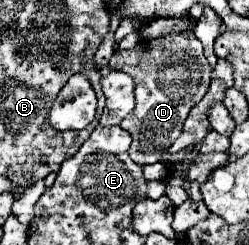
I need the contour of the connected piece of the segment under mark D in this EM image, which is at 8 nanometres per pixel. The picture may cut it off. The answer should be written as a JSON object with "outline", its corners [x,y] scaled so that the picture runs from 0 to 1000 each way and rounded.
{"outline":[[[683,139],[683,155],[618,155],[562,171],[570,220],[458,220],[450,286],[522,302],[546,343],[546,441],[490,490],[490,522],[530,547],[522,645],[562,669],[618,669],[731,547],[755,457],[835,376],[851,278],[811,220],[811,180],[779,139]]]}

